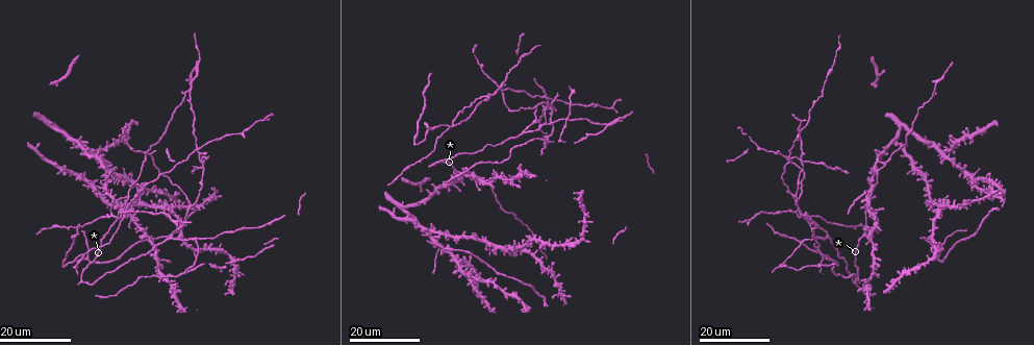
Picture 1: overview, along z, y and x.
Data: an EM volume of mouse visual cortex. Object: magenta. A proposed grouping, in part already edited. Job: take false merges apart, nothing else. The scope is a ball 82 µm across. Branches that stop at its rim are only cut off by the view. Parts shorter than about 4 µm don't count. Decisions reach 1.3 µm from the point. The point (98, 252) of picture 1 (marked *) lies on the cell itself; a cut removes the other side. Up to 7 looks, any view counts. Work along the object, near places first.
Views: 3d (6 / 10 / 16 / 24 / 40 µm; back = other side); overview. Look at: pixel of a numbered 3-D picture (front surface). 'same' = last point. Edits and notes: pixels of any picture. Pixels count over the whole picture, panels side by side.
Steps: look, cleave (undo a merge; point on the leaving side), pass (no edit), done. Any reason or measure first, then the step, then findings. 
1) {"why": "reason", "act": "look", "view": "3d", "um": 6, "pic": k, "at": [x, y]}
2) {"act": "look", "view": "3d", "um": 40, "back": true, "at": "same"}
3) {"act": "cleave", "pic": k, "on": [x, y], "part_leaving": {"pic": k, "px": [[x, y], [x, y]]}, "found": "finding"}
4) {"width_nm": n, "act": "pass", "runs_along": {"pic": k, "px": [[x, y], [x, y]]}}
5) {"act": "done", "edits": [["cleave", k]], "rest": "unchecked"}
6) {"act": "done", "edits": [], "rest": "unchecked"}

{"why": "three-way junction", "act": "look", "view": "3d", "um": 16, "pic": 1, "at": [797, 206]}

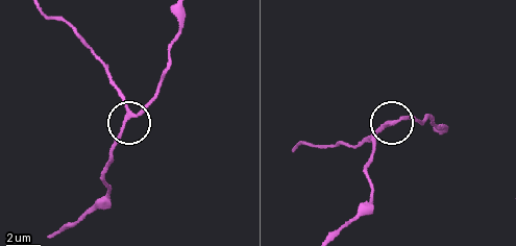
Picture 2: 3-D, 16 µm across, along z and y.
{"why": "zoom in", "act": "look", "view": "3d", "um": 6, "pic": 2, "at": [396, 122]}

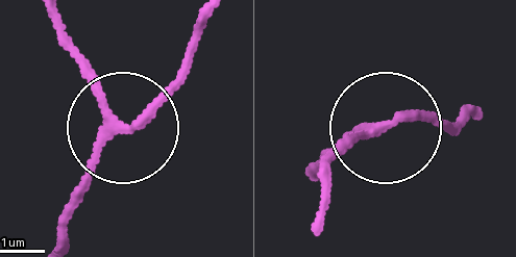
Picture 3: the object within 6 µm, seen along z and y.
{"act": "pass", "runs_along": {"pic": 3, "px": [[323, 177], [379, 132], [323, 151]]}, "found": "one cell here"}

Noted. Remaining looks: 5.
{"why": "four-way junction", "act": "look", "view": "3d", "um": 16, "pic": 1, "at": [201, 158]}

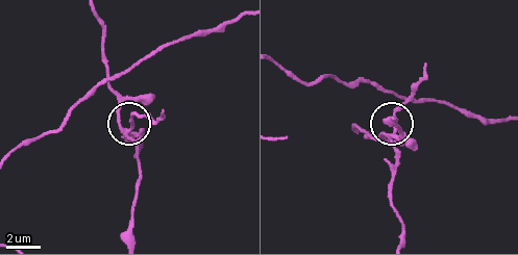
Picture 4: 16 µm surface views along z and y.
{"act": "look", "view": "3d", "um": 6, "pic": 4, "at": [126, 131]}

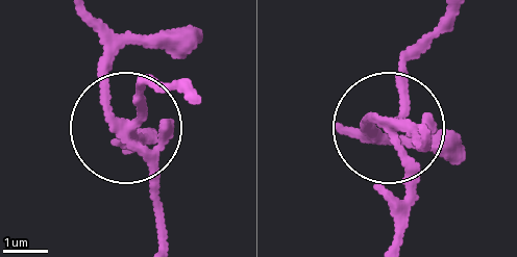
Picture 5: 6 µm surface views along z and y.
{"width_nm": 220, "act": "cleave", "pic": 5, "on": [145, 131], "part_leaving": {"pic": 5, "px": [[388, 131], [410, 183], [402, 239]]}, "found": "two cells meet here"}

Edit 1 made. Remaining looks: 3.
{"why": "side arm on a straight run", "act": "look", "view": "3d", "um": 24, "pic": 1, "at": [149, 152]}

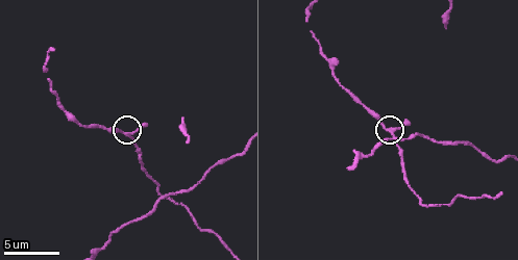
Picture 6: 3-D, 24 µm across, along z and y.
{"act": "look", "view": "3d", "um": 6, "pic": 6, "at": [388, 132]}

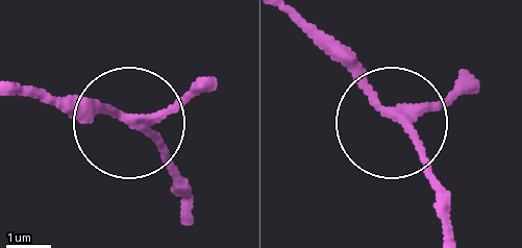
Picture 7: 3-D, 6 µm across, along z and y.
{"act": "look", "view": "3d", "um": 6, "back": true, "pic": 7, "at": [132, 117]}

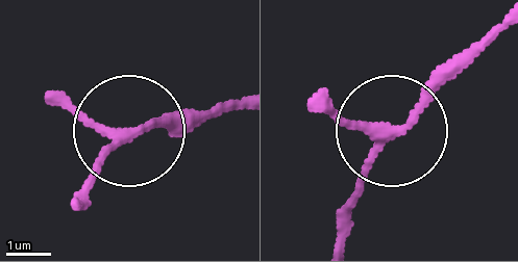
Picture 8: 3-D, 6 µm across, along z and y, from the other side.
{"width_nm": 180, "act": "pass", "found": "all the same cell"}

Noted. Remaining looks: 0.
{"act": "done", "edits": [["cleave", 5]], "rest": "unchecked"}

